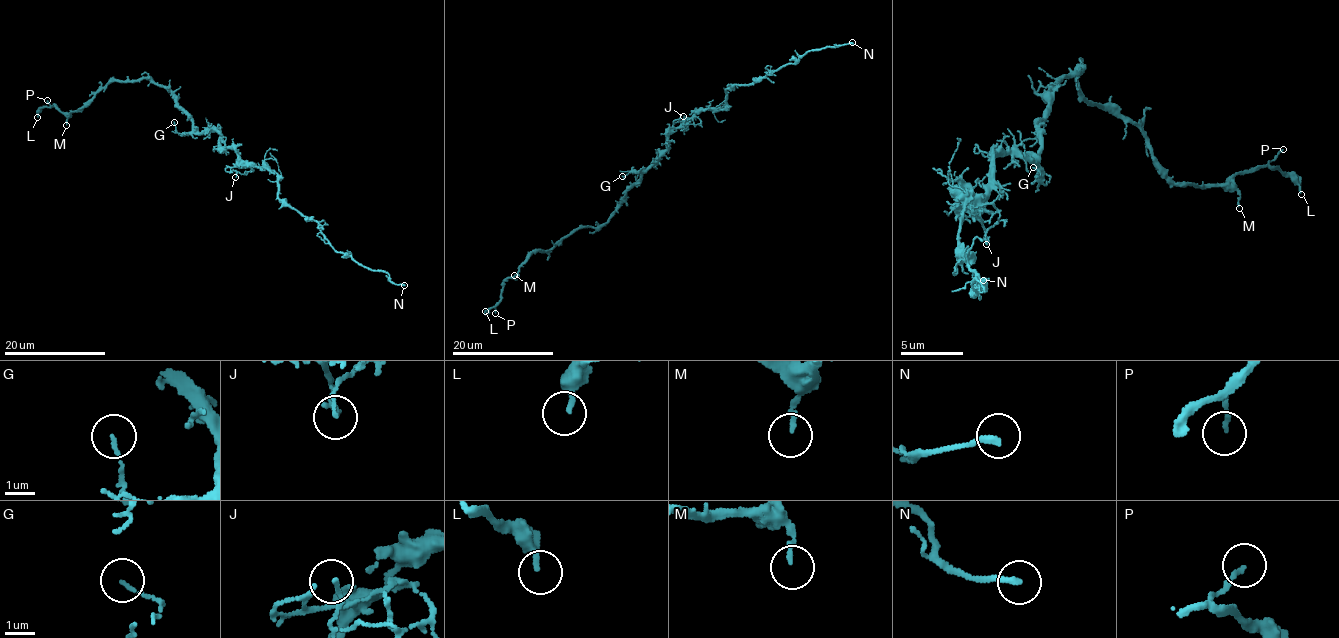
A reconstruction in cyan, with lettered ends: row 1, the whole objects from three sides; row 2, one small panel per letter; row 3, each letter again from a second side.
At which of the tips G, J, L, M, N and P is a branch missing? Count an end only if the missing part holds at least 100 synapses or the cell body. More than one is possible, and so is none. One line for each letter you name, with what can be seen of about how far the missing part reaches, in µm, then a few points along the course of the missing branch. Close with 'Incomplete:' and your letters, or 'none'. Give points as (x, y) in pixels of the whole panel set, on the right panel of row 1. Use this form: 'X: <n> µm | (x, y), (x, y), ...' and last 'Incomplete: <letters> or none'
N: 30 µm
Incomplete: N

